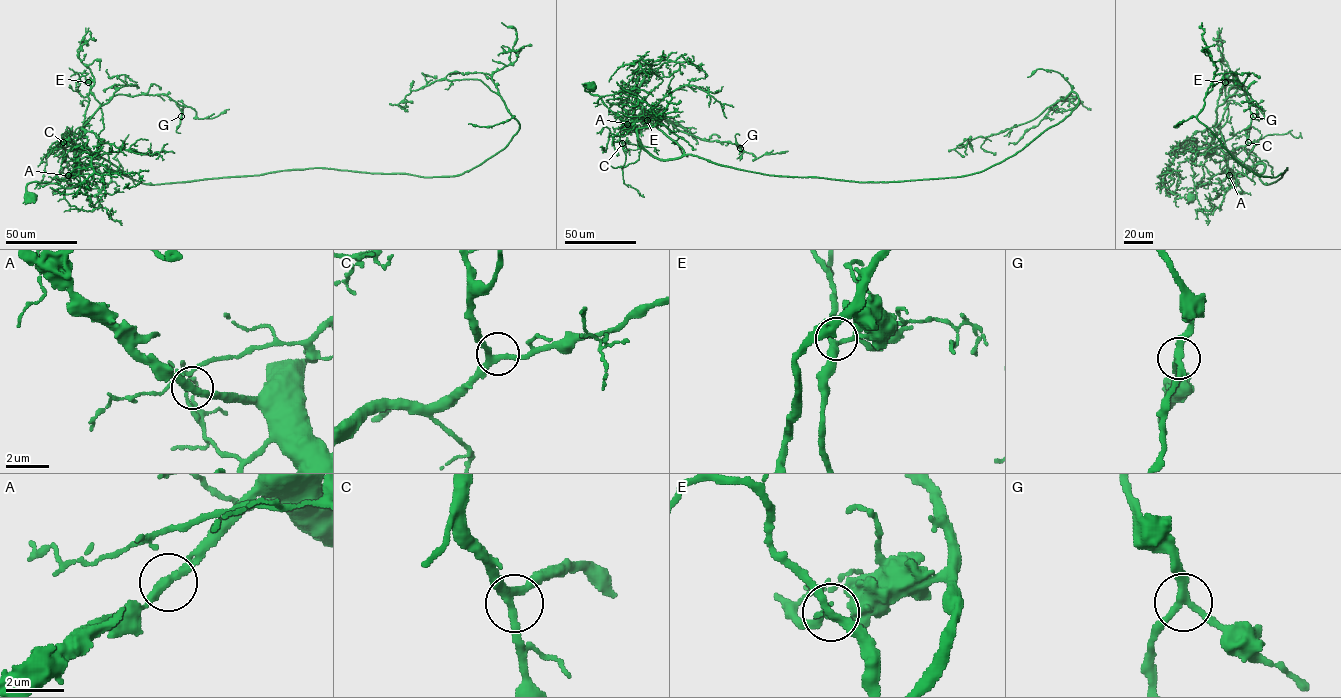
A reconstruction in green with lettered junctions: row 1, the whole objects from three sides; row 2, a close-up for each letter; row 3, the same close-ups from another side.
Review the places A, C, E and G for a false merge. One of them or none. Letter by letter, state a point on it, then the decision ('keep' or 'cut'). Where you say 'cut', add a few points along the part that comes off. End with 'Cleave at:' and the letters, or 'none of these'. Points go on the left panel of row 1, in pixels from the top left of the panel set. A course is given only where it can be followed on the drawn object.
A: at (68, 175); keep
C: at (63, 142); keep
E: at (88, 82); keep
G: at (181, 116); keep
Cleave at: none of these

